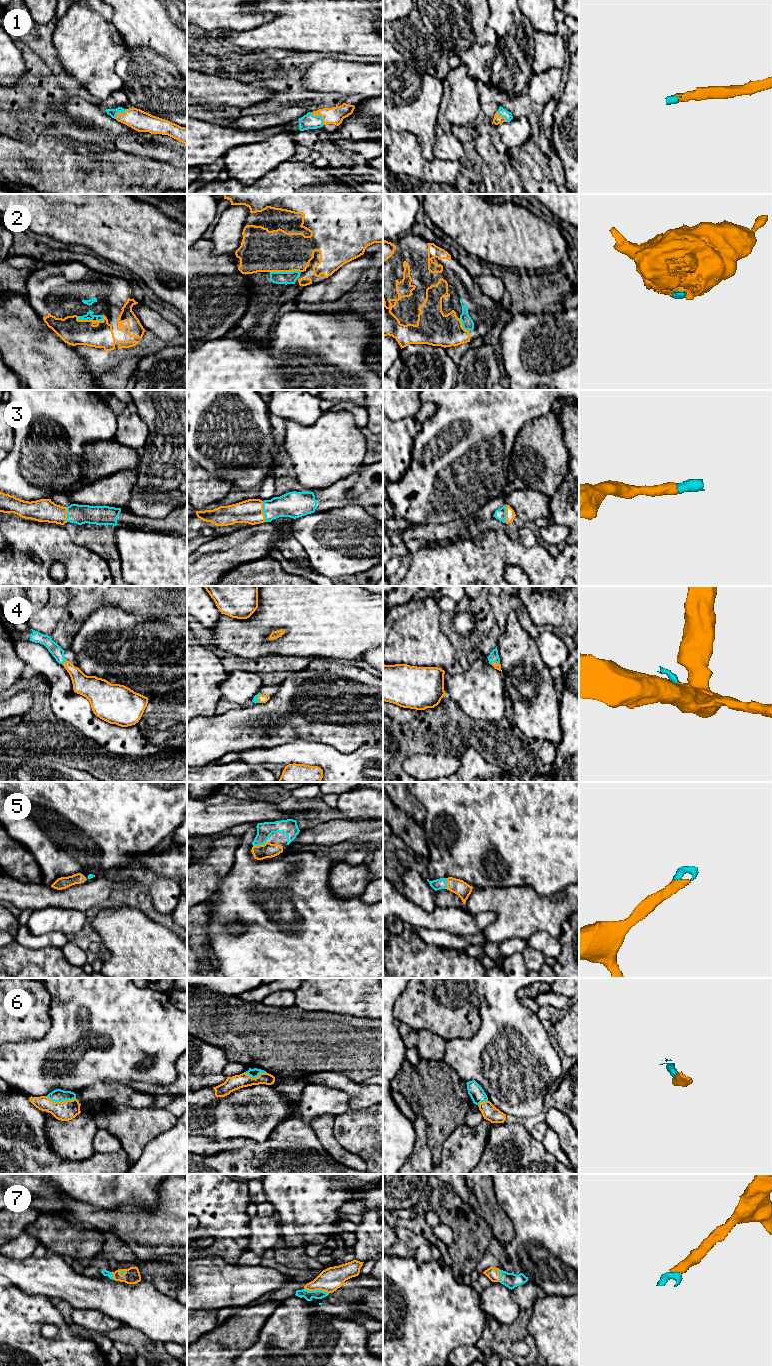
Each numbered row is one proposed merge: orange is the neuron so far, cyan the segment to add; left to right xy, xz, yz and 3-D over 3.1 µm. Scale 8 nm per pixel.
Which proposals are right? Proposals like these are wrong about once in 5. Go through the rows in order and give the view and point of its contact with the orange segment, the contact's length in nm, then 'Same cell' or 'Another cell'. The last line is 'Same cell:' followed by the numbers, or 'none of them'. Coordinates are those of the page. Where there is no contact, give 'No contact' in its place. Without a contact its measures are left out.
1: Touches orange at xz (319, 114). Shared border 140 nm. Same cell
2: Touches orange at xz (284, 271). Shared border 240 nm. Same cell
3: Touches orange at xz (262, 511). Shared border 170 nm. Same cell
4: Touches orange at xy (64, 662). Shared border 50 nm. Same cell
5: Touches orange at xz (260, 845). Shared border 130 nm. Same cell
6: Touches orange at xy (61, 1102). Shared border 240 nm. Same cell
7: Touches orange at xz (316, 1289). Shared border 200 nm. Same cell
Same cell: 1, 2, 3, 4, 5, 6, 7

